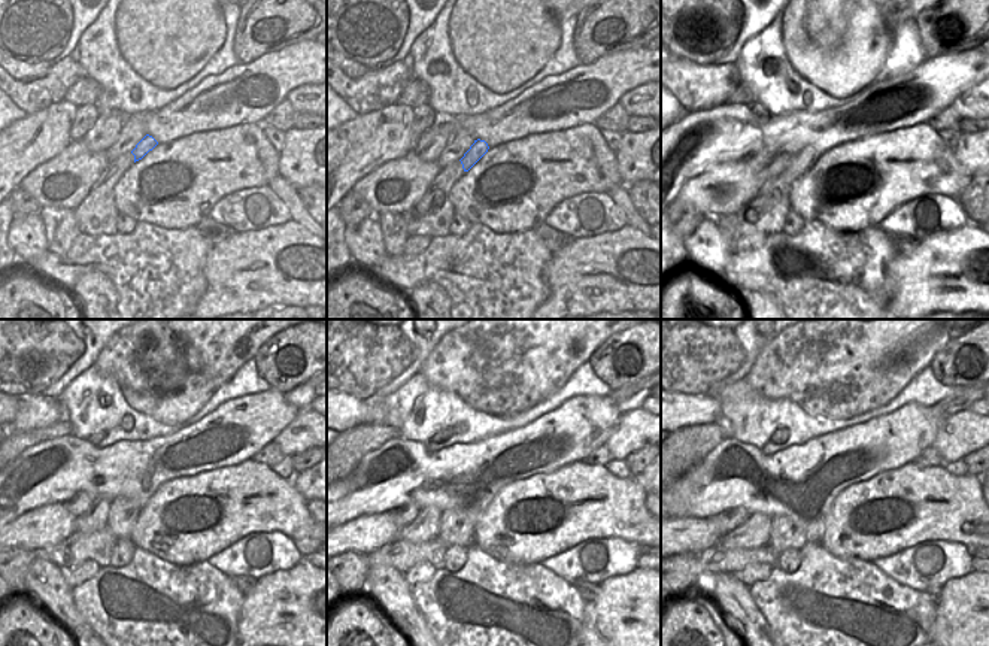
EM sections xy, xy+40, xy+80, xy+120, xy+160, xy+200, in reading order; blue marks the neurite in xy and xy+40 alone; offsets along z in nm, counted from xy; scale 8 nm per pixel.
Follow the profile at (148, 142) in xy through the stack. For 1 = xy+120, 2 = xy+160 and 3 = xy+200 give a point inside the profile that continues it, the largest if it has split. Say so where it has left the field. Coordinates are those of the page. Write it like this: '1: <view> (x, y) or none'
1: xy+120 (121, 518)
2: xy+160 (457, 528)
3: xy+200 (785, 533)

